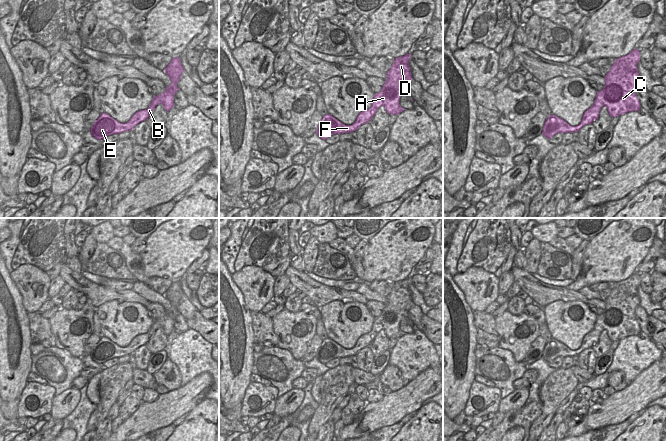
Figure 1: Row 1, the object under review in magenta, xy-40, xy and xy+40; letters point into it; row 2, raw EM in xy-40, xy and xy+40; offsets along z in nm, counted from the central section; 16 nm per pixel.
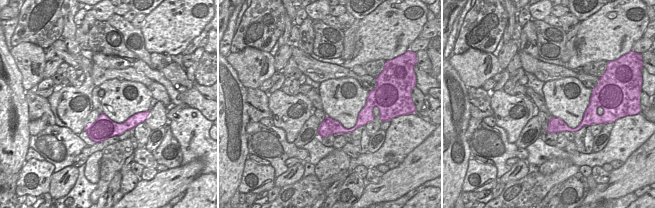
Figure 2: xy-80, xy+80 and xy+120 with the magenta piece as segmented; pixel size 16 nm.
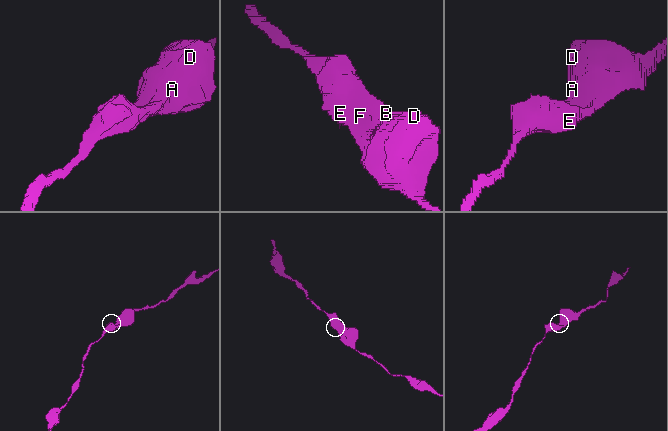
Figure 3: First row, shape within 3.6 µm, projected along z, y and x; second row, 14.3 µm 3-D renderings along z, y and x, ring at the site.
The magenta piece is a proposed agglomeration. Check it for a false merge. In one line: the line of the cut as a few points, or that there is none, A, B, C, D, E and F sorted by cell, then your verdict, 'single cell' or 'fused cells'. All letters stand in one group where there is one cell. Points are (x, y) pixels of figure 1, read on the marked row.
cut none; groups A B C D E F; single cell

